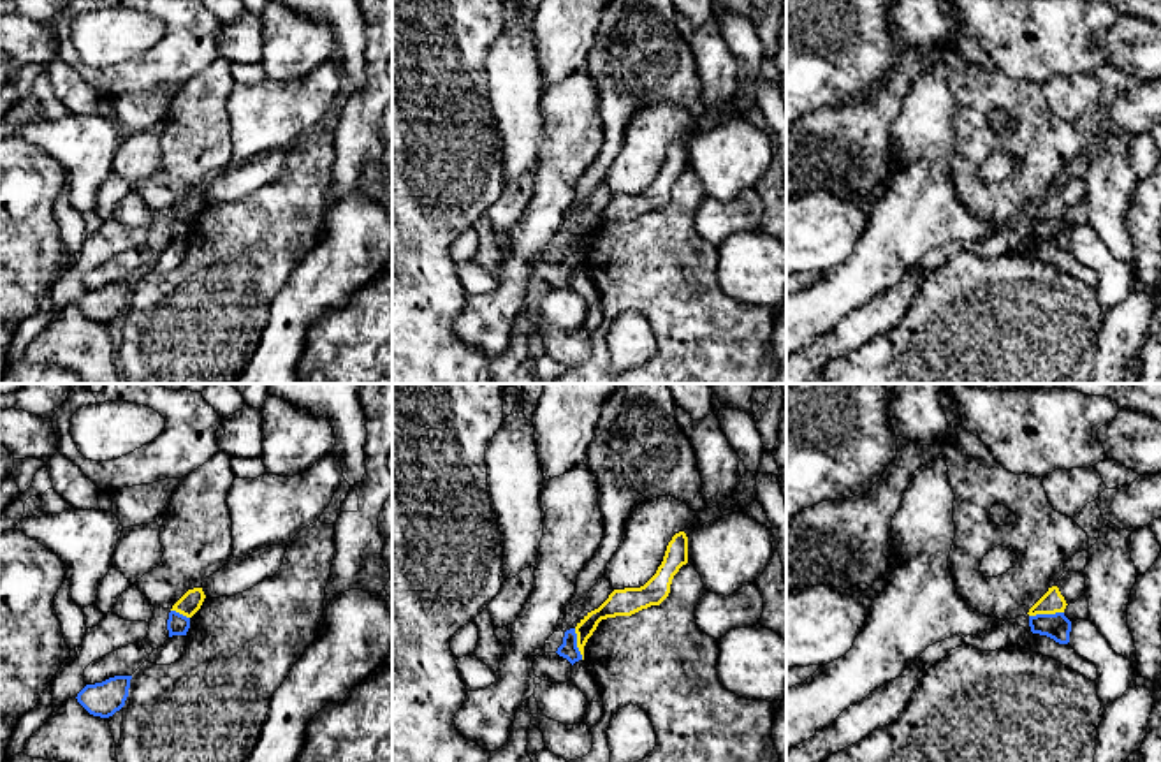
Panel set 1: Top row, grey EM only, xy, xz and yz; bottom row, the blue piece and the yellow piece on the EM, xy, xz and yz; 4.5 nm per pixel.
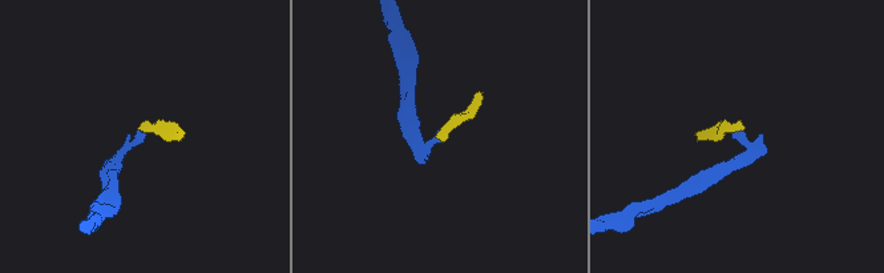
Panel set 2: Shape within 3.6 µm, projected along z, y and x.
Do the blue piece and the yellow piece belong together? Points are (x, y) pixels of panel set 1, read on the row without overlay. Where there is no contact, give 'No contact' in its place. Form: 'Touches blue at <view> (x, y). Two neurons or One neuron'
Touches blue at yz (1045, 220). Two neurons

